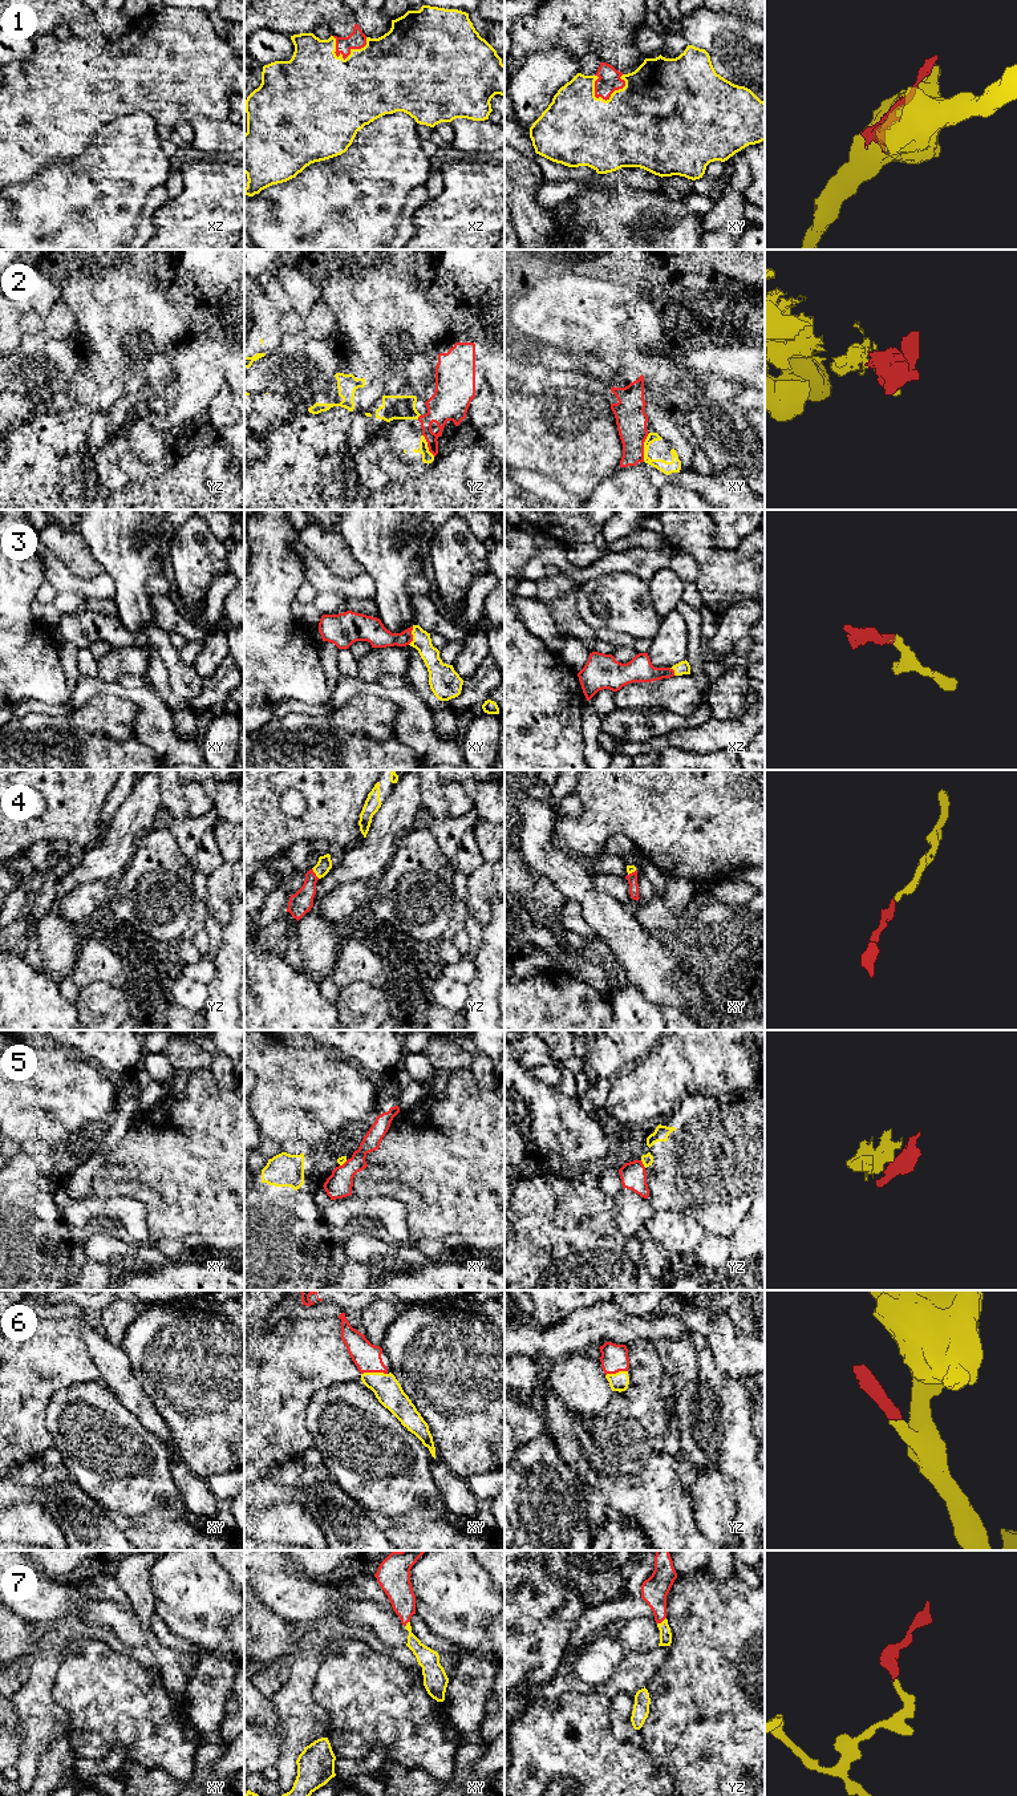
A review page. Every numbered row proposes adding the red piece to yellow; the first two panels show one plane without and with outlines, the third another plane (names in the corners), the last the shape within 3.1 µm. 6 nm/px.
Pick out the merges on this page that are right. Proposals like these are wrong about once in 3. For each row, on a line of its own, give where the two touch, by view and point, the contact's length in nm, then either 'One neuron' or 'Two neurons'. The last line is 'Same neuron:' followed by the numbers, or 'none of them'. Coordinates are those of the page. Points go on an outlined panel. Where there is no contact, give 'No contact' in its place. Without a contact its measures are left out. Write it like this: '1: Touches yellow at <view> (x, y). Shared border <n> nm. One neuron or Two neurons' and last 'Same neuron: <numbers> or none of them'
1: Touches yellow at xy (614, 92). Shared border 220 nm. One neuron
2: Touches yellow at xy (644, 448). Shared border 180 nm. One neuron
3: Touches yellow at xy (413, 636). Shared border 120 nm. One neuron
4: Touches yellow at yz (315, 872). Shared border 80 nm. One neuron
5: Touches yellow at yz (643, 1163). Shared border 60 nm. Two neurons
6: Touches yellow at xy (373, 1373). Shared border 160 nm. One neuron
7: Touches yellow at yz (663, 1621). Shared border 70 nm. One neuron
Same neuron: 1, 2, 3, 4, 6, 7

